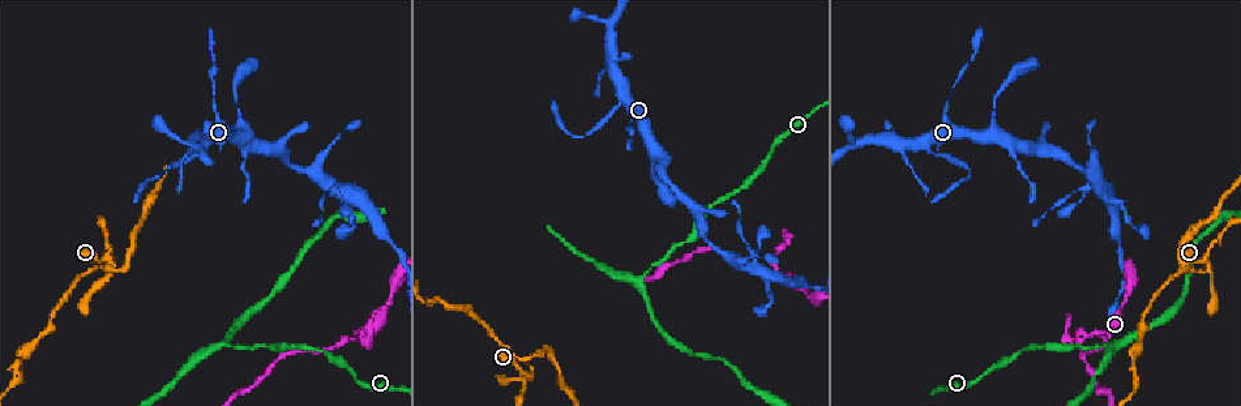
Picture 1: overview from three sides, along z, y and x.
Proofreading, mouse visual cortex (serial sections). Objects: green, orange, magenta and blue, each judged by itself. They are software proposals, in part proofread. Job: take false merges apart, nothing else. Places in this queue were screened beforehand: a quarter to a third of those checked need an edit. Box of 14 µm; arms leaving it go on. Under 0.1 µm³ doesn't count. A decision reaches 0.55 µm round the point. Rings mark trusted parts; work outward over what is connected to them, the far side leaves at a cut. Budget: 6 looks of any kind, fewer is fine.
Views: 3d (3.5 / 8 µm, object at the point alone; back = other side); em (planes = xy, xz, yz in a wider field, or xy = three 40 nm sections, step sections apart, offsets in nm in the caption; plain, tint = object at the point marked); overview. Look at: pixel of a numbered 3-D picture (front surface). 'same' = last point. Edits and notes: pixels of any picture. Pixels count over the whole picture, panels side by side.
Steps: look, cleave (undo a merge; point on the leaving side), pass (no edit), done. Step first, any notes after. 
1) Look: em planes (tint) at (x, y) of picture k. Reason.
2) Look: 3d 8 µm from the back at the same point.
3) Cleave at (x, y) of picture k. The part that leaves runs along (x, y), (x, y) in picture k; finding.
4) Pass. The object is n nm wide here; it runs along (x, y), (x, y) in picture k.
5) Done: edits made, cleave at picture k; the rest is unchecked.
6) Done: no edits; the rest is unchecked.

Look: 3d 8 µm at (356, 333) of picture 1. A narrow waist.

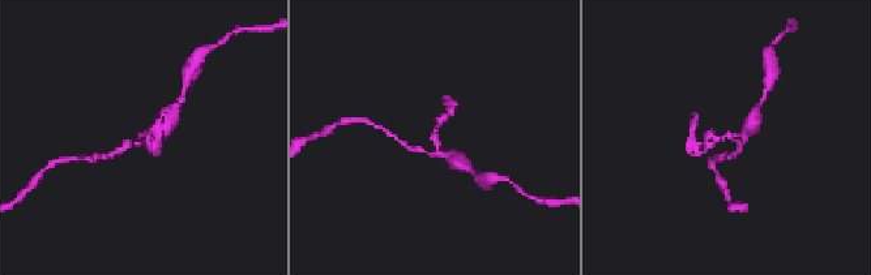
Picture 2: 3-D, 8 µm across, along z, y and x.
Look: 3d 3.5 µm at (723, 139) of picture 2.

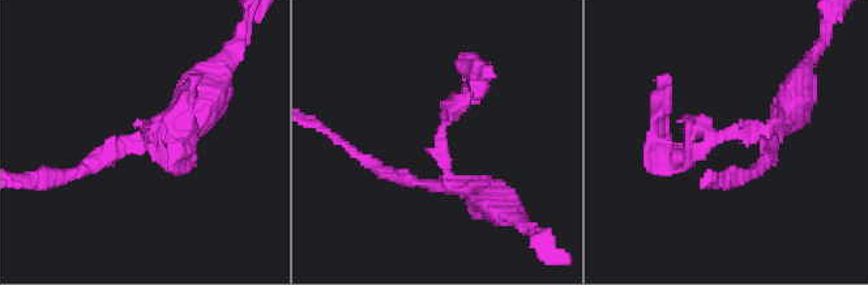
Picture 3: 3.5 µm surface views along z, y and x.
Look: em xy step 3 (tint) at (441, 135) of picture 3.

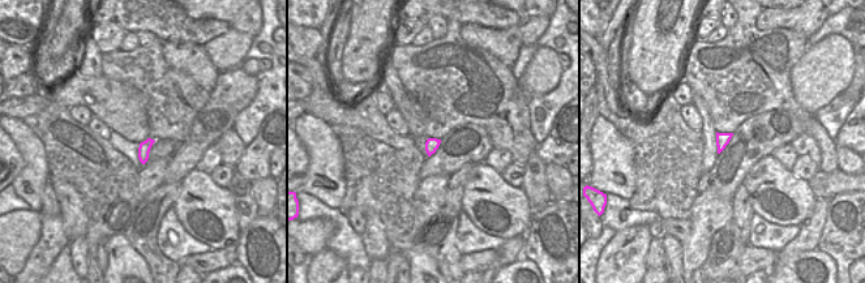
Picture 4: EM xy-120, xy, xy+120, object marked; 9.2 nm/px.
Cleave at (441, 130) of picture 3. The part that leaves runs along (445, 173), (441, 127), (482, 76) in picture 3; a second cell is stuck on.

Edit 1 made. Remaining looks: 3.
Look: 3d 3.5 µm from the back at (526, 365) of picture 1. A fork.

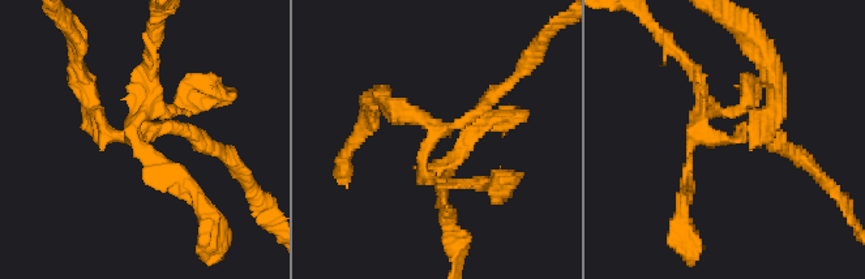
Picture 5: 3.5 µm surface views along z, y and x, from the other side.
Look: em planes (tint) at (437, 138) of picture 5. Shape alone is not enough.

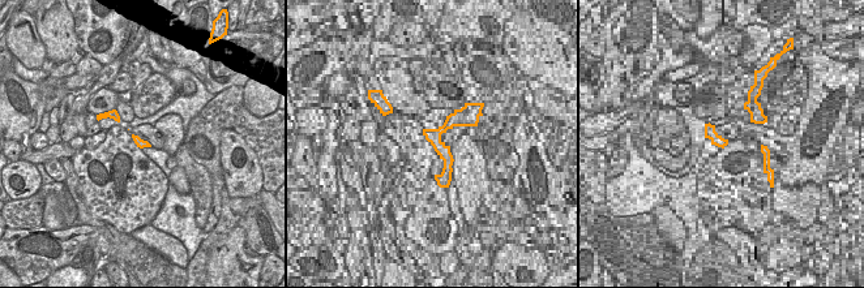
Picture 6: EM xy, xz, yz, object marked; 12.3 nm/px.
Pass. It runs along (449, 161), (501, 90) in picture 5; one cell here.

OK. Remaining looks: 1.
Done: edits made, cleave at picture 3; the rest is unchecked.

